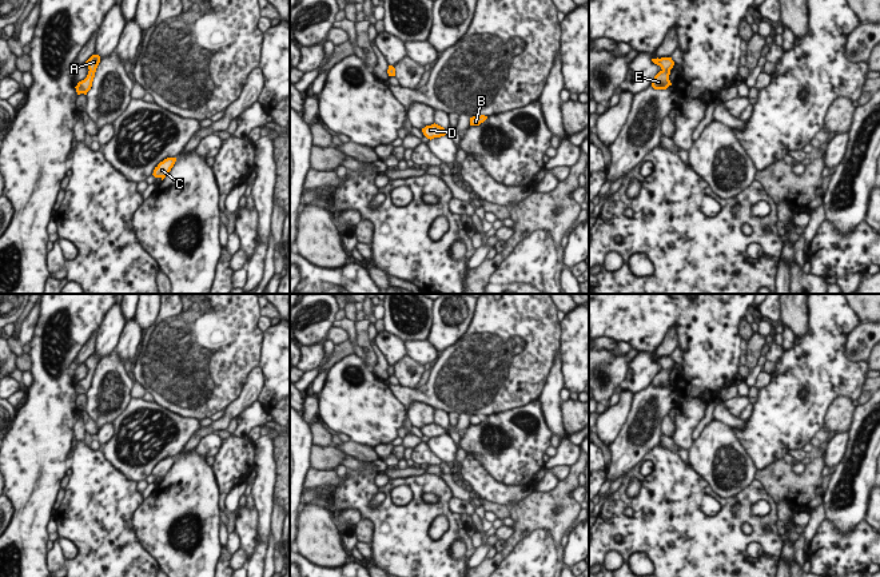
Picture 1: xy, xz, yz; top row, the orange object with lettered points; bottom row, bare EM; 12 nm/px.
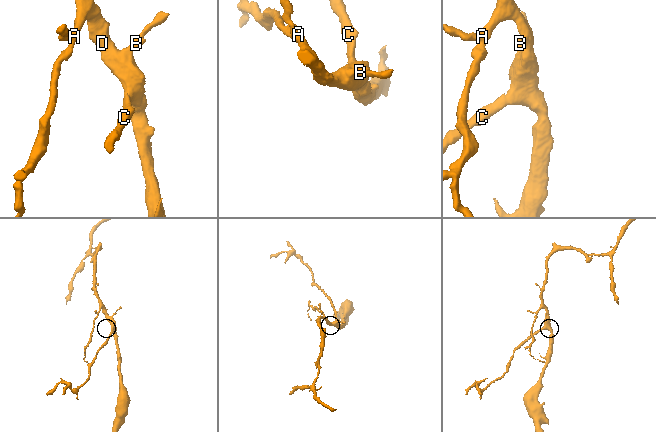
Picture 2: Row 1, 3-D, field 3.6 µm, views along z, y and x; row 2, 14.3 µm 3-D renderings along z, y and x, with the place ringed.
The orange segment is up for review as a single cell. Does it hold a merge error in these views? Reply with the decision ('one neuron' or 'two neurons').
one neuron

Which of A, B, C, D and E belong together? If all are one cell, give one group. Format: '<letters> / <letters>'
A B C D E

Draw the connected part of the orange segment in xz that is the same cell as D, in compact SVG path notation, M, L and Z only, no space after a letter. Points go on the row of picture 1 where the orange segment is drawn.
M435 123L422 128L422 132L430 140L434 138L441 138L441 136L449 135L447 130L445 130L443 127L435 124Z

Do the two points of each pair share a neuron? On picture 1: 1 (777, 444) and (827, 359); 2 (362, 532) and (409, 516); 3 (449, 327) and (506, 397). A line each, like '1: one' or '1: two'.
1: one
2: two
3: two

